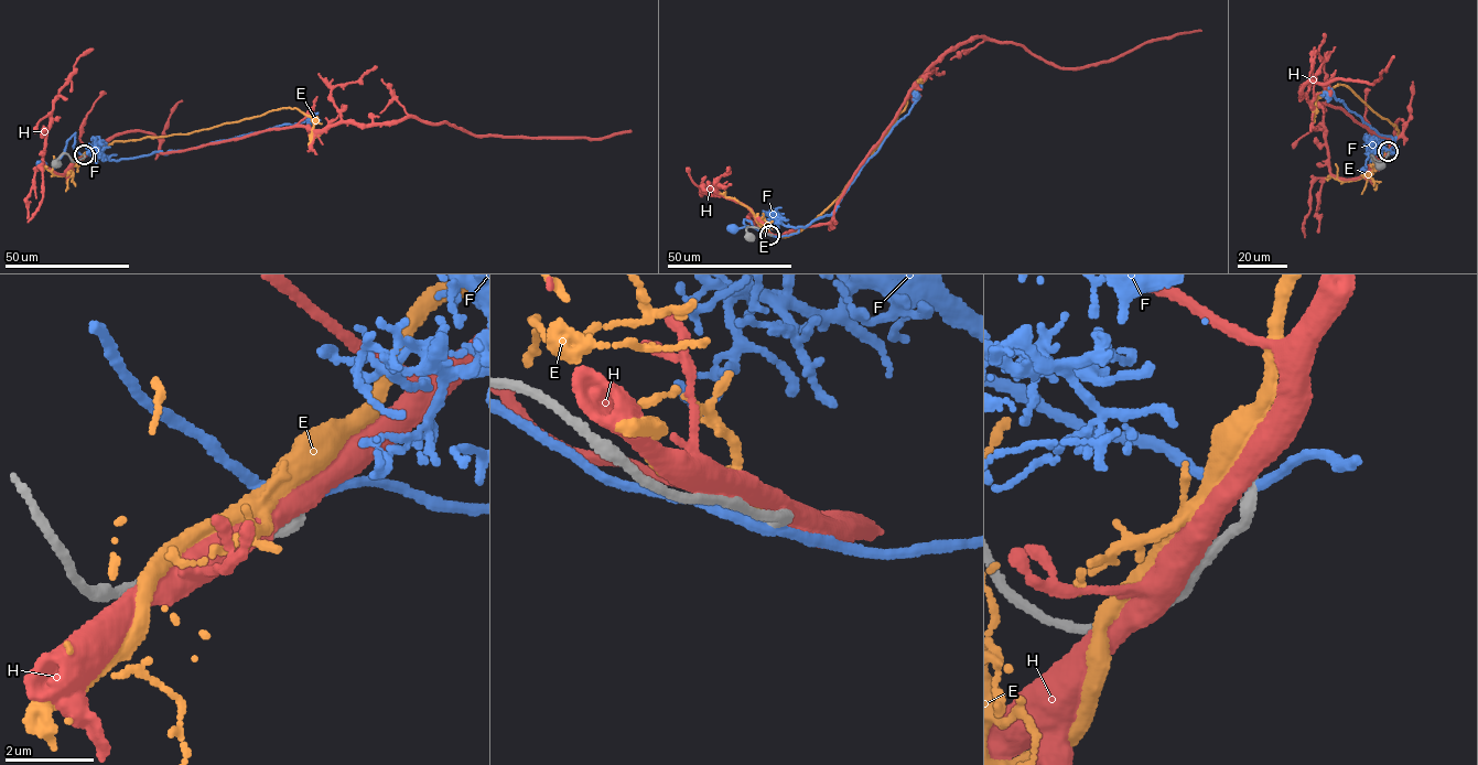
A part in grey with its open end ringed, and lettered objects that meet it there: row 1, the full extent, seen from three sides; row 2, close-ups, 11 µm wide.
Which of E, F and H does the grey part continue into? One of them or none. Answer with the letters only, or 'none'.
E

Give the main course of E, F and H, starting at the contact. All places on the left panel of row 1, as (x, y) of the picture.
E: (84, 154), (93, 144), (190, 133), (289, 107), (295, 108), (314, 121), (309, 147)
F: (84, 155), (73, 147), (74, 135), (57, 166), (49, 170), (41, 165)
H: (84, 157), (136, 130), (151, 133), (164, 152), (273, 129), (410, 117), (486, 136), (600, 138), (632, 131)

